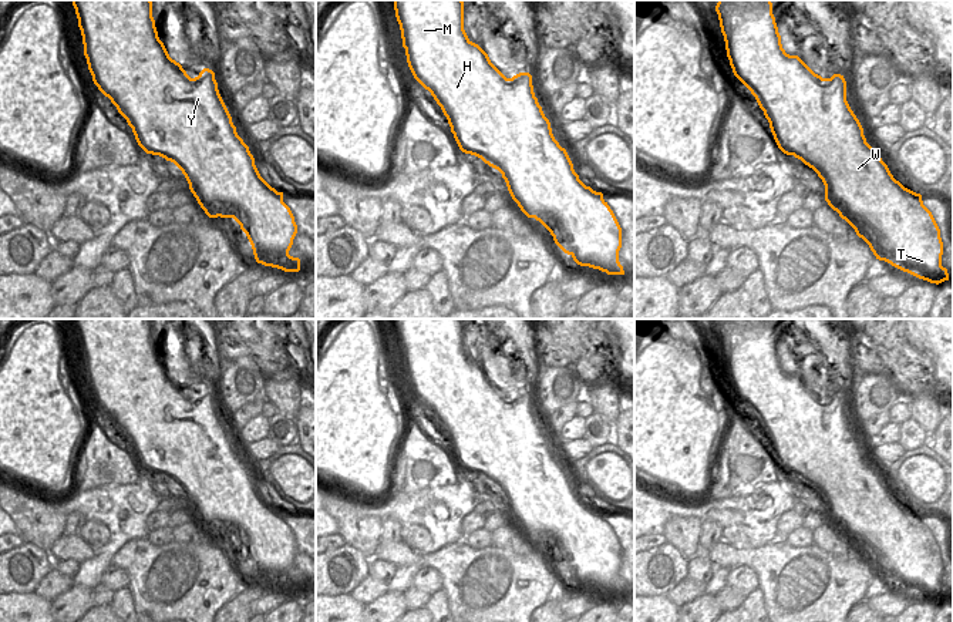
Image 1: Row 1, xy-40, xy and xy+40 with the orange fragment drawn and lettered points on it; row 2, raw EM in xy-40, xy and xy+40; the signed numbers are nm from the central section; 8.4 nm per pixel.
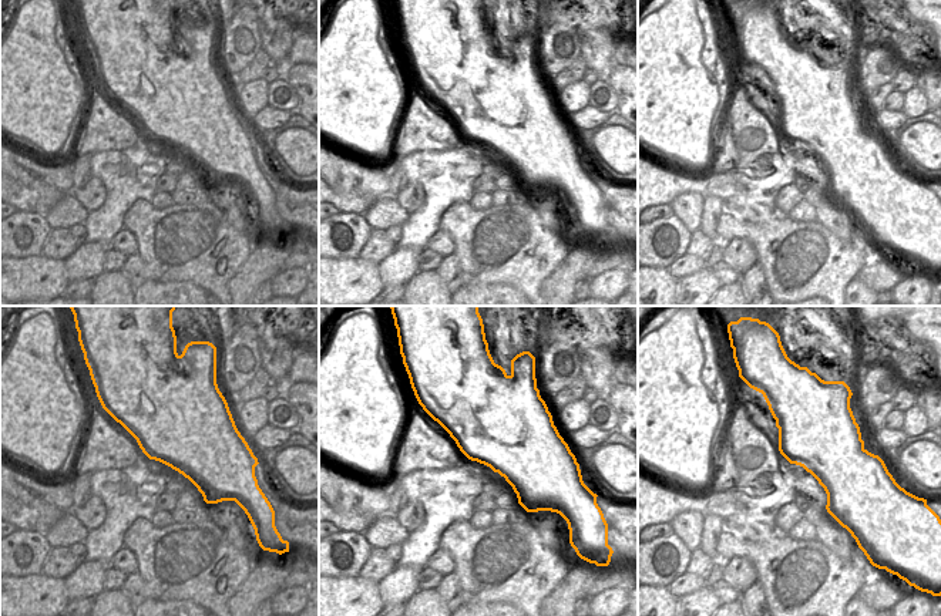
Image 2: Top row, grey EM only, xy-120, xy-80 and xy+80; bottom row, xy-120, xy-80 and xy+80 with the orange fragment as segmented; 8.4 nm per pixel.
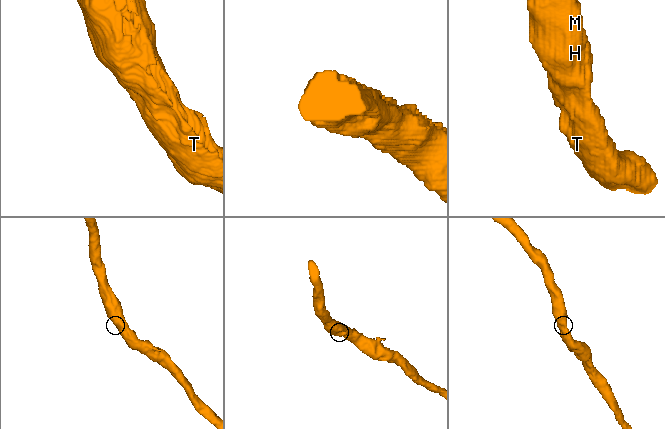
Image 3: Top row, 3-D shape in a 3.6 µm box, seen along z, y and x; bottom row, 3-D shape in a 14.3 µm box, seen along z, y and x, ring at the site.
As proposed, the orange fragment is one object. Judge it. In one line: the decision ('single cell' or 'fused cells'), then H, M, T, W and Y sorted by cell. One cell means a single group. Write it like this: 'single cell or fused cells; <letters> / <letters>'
single cell; H M T W Y

